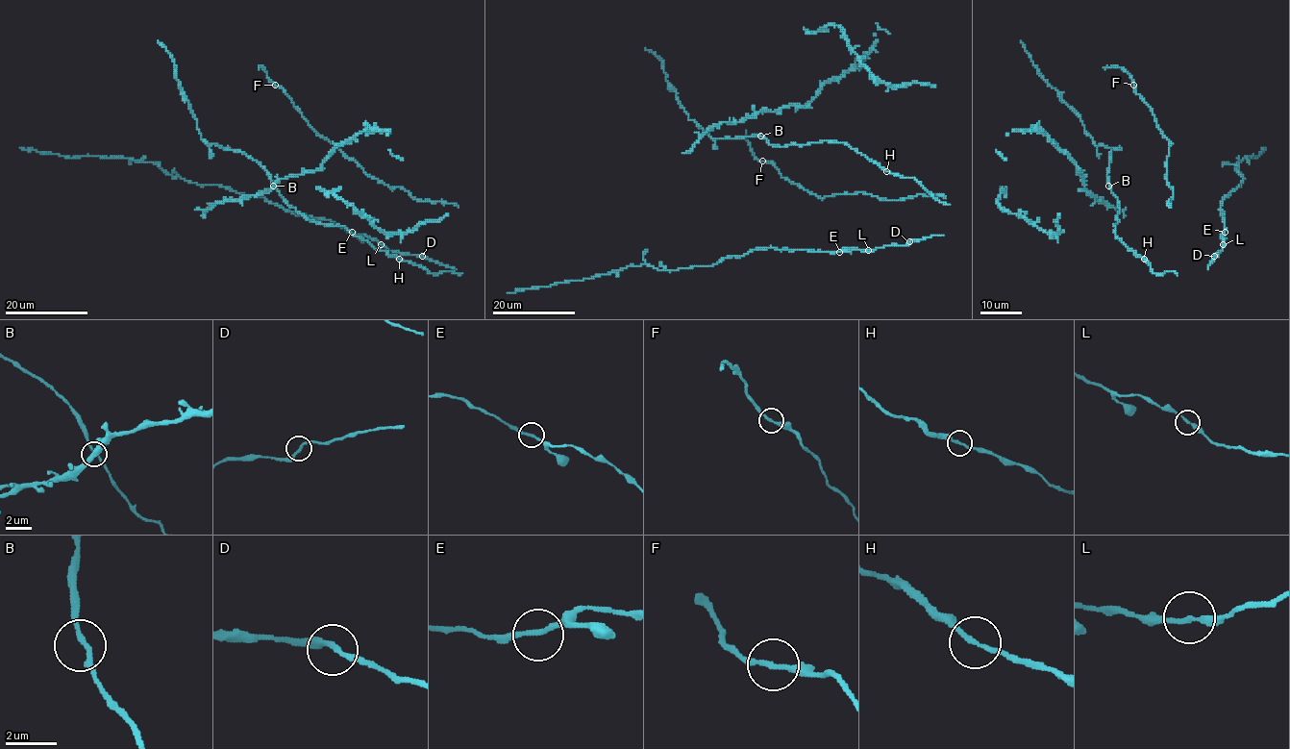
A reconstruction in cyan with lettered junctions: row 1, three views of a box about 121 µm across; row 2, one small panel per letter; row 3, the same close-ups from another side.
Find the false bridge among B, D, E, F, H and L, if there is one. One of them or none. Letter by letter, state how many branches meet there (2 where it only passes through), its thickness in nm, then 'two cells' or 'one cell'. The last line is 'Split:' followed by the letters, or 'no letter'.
B: 2 | 180 nm | one cell
D: 2 | 200 nm | one cell
E: 2 | 190 nm | one cell
F: 2 | 190 nm | one cell
H: 2 | 180 nm | one cell
L: 2 | 200 nm | one cell
Split: no letter

